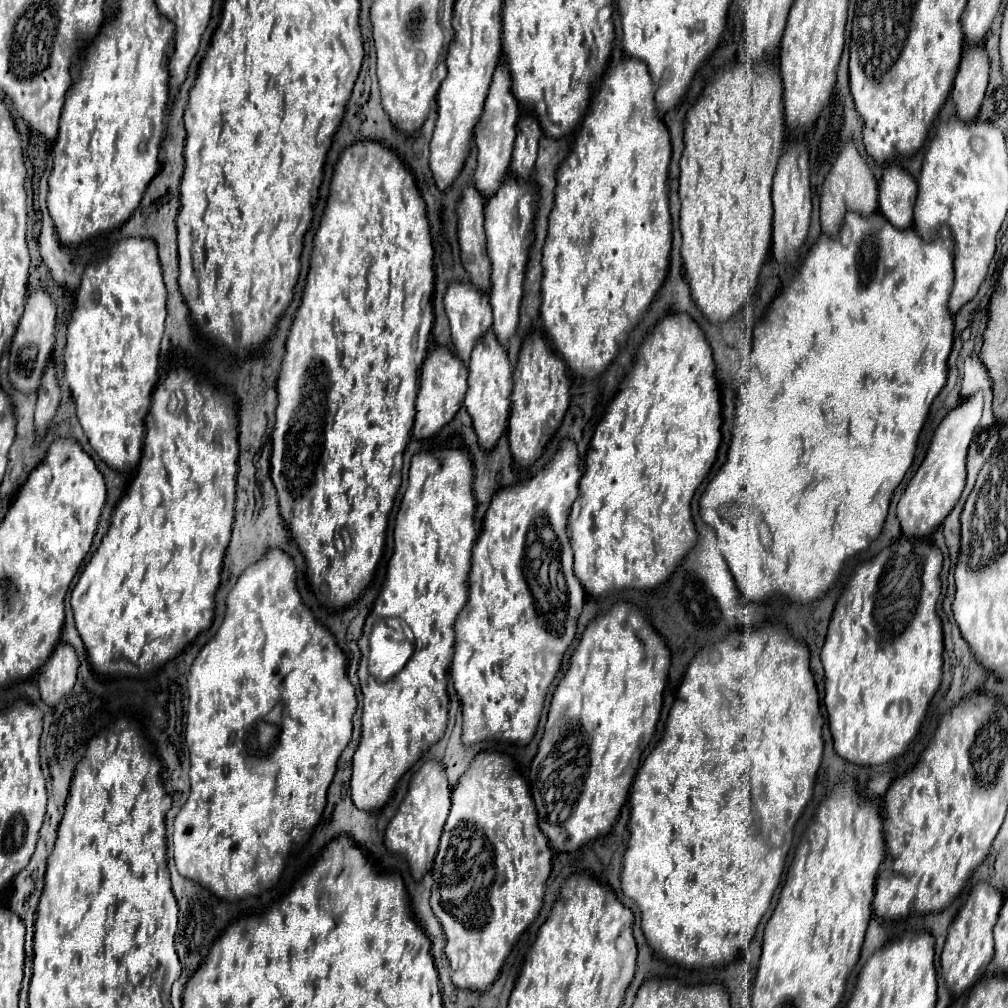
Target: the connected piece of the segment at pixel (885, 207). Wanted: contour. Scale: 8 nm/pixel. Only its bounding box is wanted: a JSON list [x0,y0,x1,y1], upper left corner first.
[880,164,916,228]

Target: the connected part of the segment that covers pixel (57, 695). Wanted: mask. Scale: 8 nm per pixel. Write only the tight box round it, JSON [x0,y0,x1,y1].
[38,642,78,706]

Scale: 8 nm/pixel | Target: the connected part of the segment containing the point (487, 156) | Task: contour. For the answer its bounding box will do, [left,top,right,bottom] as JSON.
[474,66,520,198]

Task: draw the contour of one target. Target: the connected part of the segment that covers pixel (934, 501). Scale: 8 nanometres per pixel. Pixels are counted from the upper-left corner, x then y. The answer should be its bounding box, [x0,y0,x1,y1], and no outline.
[896,394,982,540]

